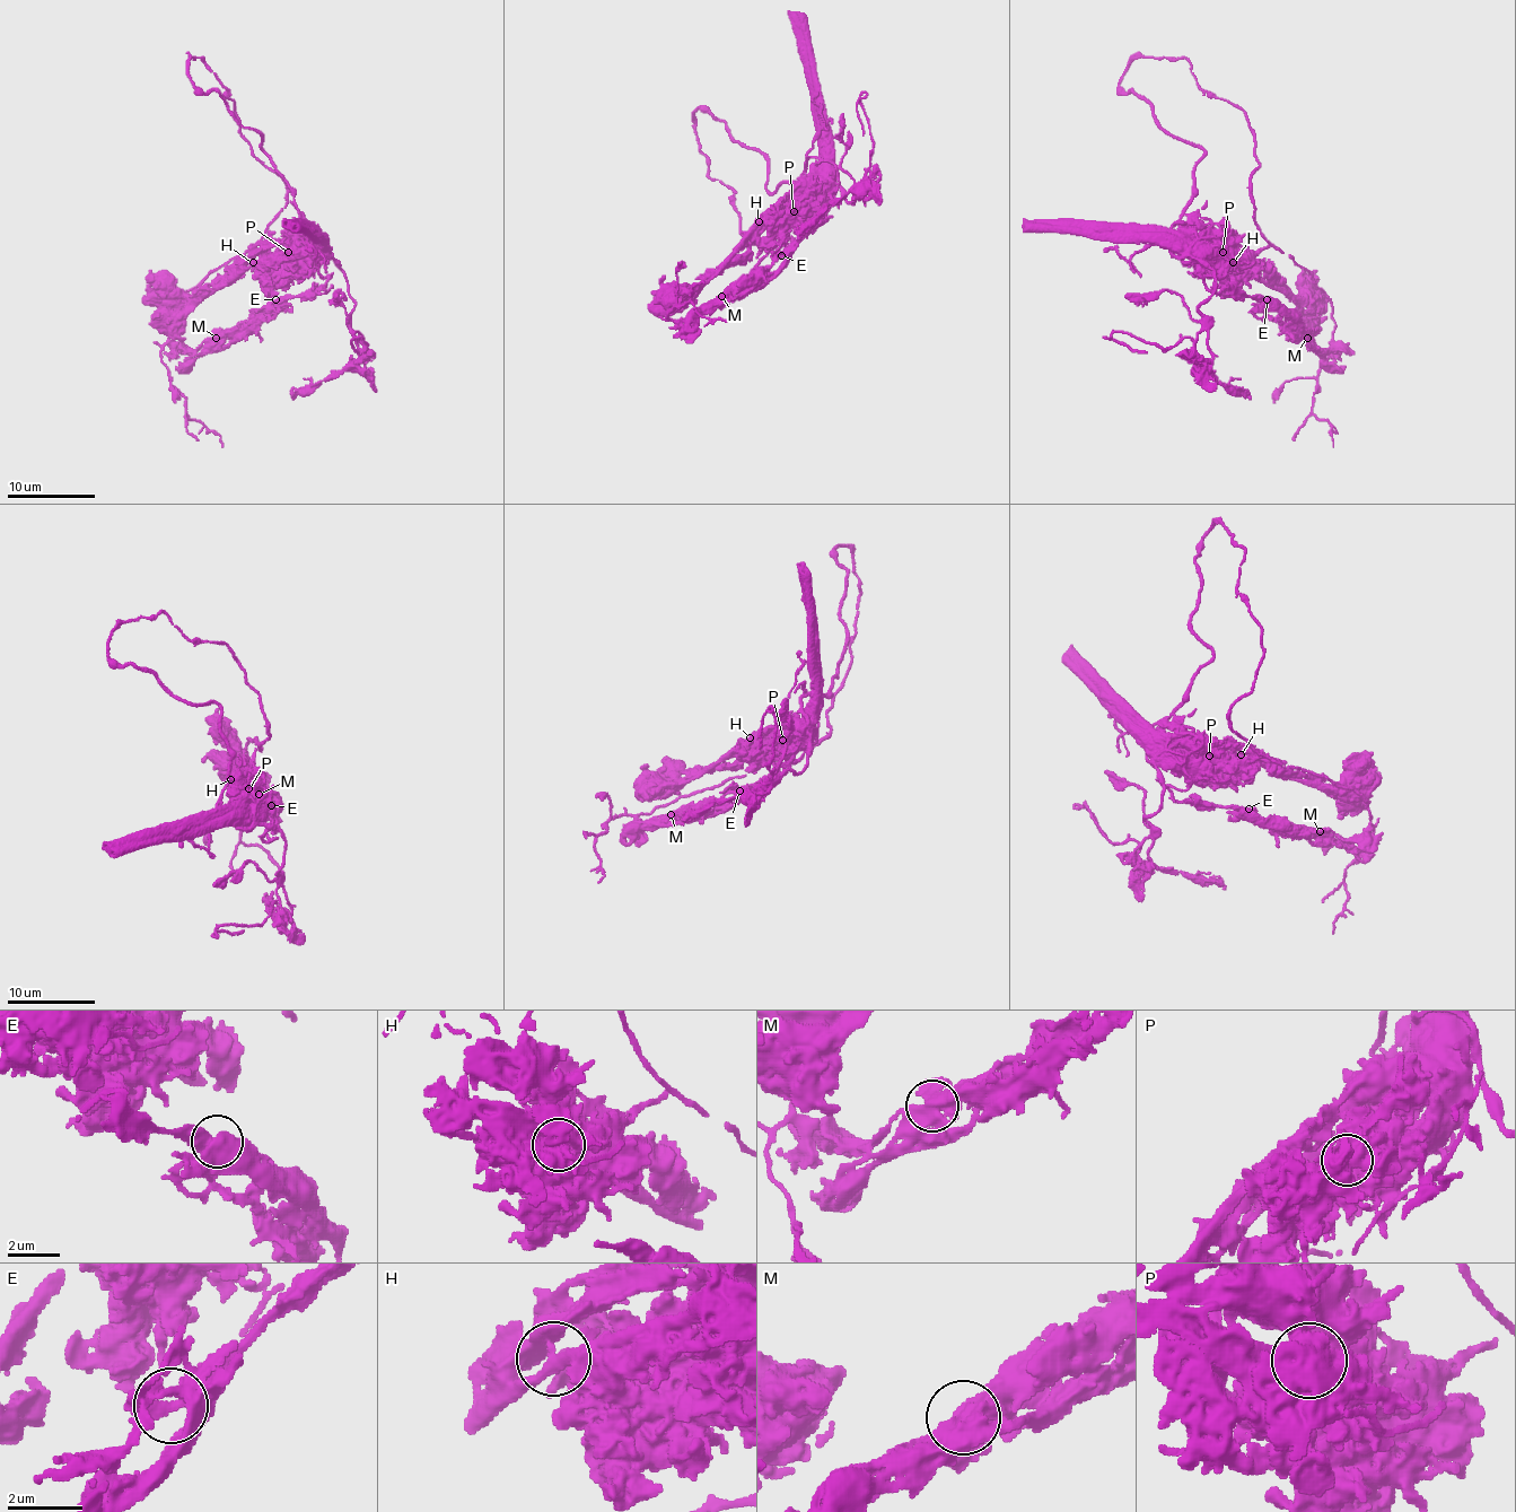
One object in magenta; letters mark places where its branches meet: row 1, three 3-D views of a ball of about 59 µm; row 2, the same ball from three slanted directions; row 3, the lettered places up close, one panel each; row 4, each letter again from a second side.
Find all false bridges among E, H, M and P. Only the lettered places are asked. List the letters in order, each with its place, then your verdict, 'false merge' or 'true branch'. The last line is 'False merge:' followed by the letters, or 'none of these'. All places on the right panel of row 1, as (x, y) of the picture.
E: (1267, 299) | true branch
H: (1233, 262) | false merge
M: (1307, 338) | true branch
P: (1223, 252) | false merge
False merge: H, P

